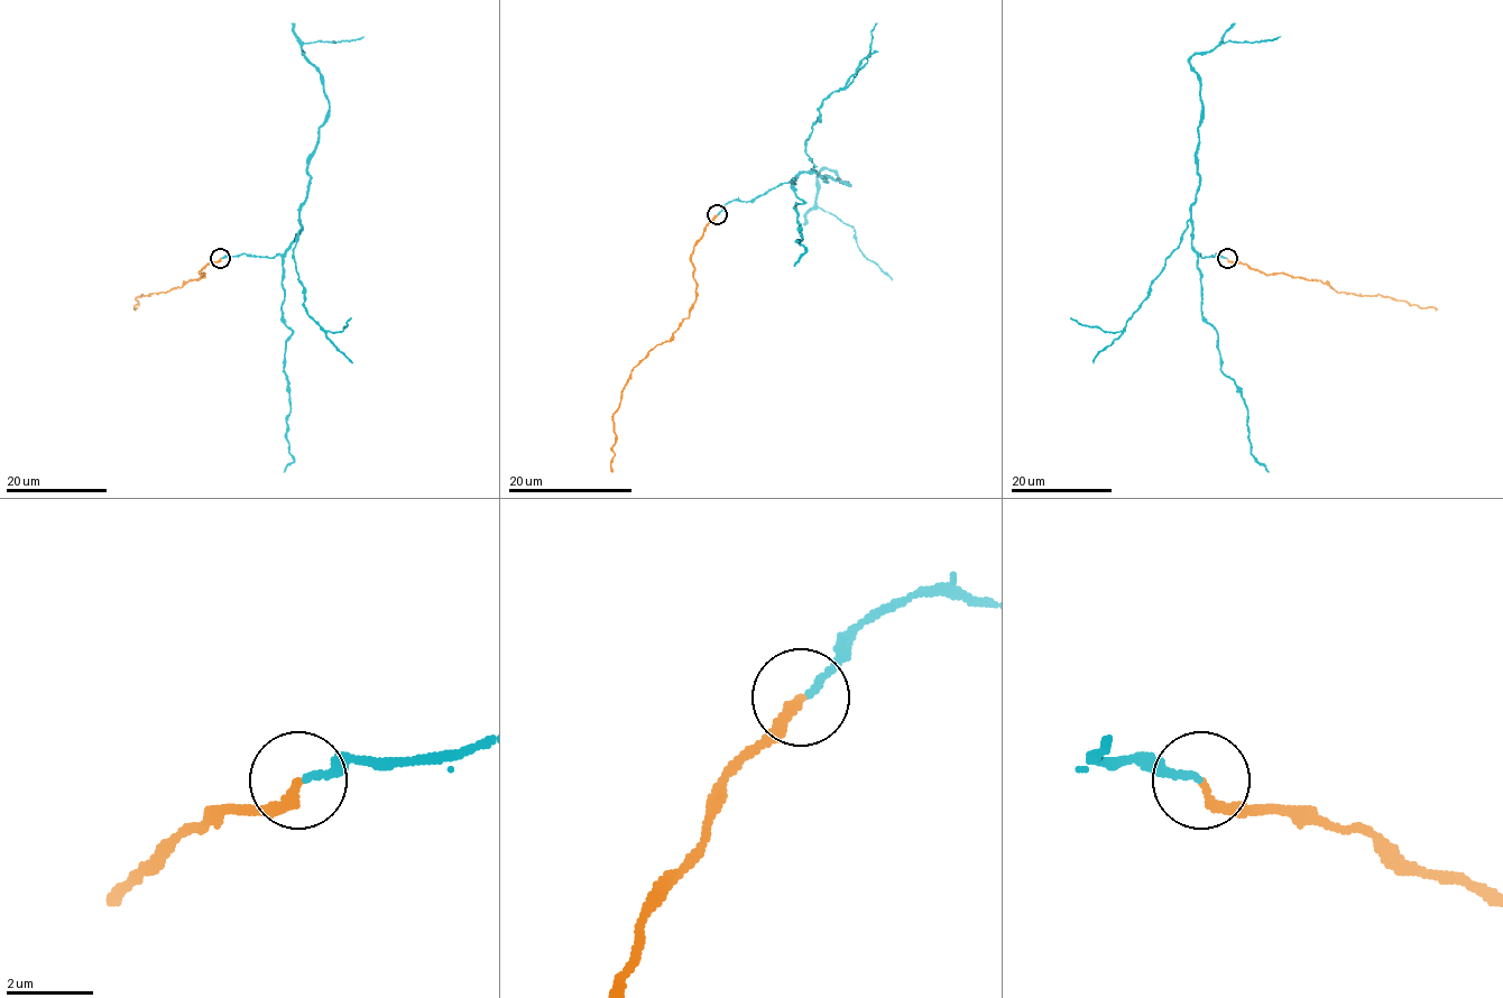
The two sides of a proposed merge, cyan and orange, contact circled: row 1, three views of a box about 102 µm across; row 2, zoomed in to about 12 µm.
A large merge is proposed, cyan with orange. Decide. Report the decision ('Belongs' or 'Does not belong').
Belongs

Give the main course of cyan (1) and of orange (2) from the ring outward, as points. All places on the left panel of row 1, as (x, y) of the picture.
1: (221, 258), (282, 255), (300, 232), (307, 158), (329, 108), (324, 79), (301, 46), (363, 37)
2: (220, 258), (200, 273), (203, 277), (165, 293), (137, 297), (135, 311)

